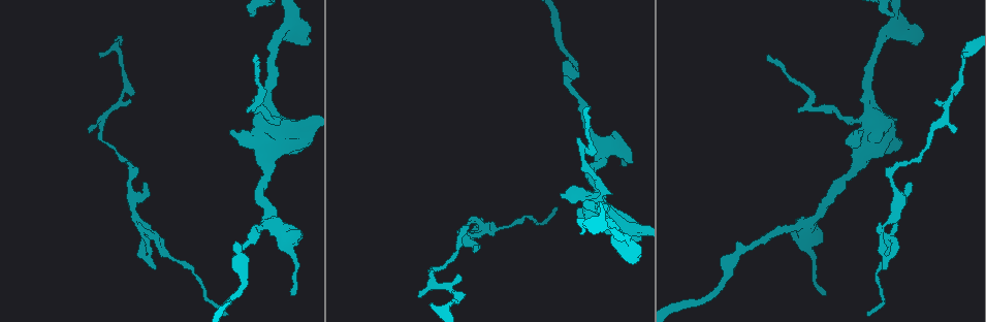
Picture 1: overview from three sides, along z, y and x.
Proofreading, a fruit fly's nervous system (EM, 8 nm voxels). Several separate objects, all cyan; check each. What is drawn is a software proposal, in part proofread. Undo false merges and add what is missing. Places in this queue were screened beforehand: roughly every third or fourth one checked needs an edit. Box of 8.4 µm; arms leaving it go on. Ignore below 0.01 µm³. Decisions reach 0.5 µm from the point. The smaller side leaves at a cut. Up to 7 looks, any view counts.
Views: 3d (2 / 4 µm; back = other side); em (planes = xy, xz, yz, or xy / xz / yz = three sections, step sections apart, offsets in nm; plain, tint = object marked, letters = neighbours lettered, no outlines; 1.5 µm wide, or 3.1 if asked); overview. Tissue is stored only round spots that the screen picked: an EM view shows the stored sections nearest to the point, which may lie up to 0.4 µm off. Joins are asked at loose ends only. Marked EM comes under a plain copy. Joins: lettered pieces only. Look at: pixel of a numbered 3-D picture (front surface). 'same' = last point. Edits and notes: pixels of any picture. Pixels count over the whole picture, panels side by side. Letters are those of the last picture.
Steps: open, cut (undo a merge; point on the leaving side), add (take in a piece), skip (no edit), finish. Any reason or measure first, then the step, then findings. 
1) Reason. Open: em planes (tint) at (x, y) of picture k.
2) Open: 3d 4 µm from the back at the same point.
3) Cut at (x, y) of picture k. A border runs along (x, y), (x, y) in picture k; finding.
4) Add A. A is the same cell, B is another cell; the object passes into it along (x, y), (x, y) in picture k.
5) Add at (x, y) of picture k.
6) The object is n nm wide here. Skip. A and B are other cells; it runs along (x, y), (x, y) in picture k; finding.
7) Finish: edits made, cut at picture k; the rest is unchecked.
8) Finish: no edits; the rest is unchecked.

Thick turns thin. Open: 3d 4 µm at (428, 271) of picture 1.

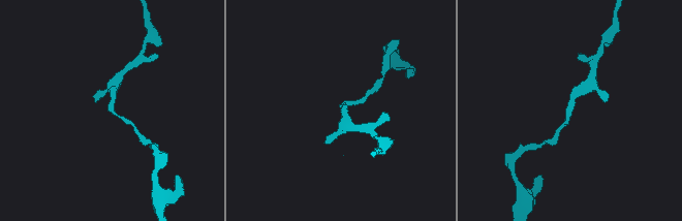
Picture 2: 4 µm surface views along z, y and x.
Open: em planes (tint) at (342, 106) of picture 2.

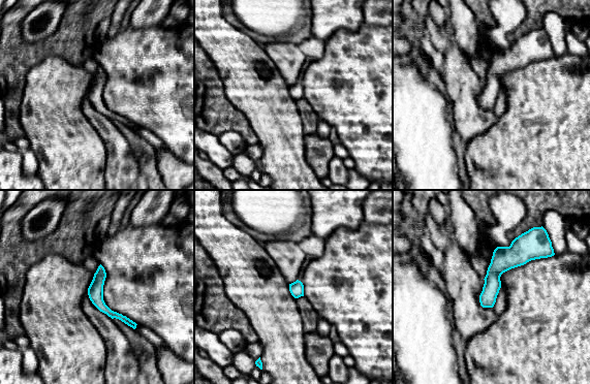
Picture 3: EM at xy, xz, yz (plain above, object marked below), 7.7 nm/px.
Open: em planes (letters) at the same point.

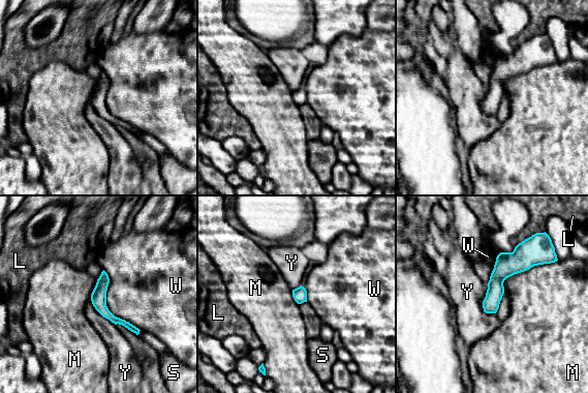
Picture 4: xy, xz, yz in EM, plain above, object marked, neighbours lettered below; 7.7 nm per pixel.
Skip. L, M, S, W and Y are other cells; a border runs along (557, 260), (508, 276), (503, 291) in picture 4; continuous, no second neuron.

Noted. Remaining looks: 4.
Free end. Open: em planes (letters) at (885, 267) of picture 1.

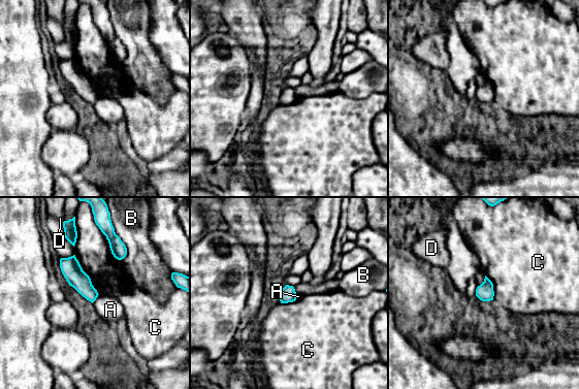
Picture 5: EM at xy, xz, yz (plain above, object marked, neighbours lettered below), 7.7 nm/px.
Skip. A, B, C and D are other cells; a border runs along (98, 294), (92, 302) in picture 5; none of them fits.

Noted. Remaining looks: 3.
An open end. Open: em planes (letters) at (577, 137) of picture 1.

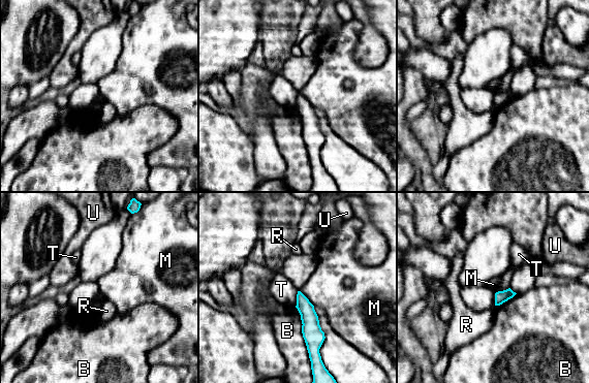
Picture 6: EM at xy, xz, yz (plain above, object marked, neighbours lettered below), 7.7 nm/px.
The object is 100 nm wide here. Skip. B, M, R, T and U are other cells; it runs along (300, 295), (310, 321), (313, 350) in picture 6; no lettered piece goes on from it.

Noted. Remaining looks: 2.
Finish: no edits; the rest is unchecked.

